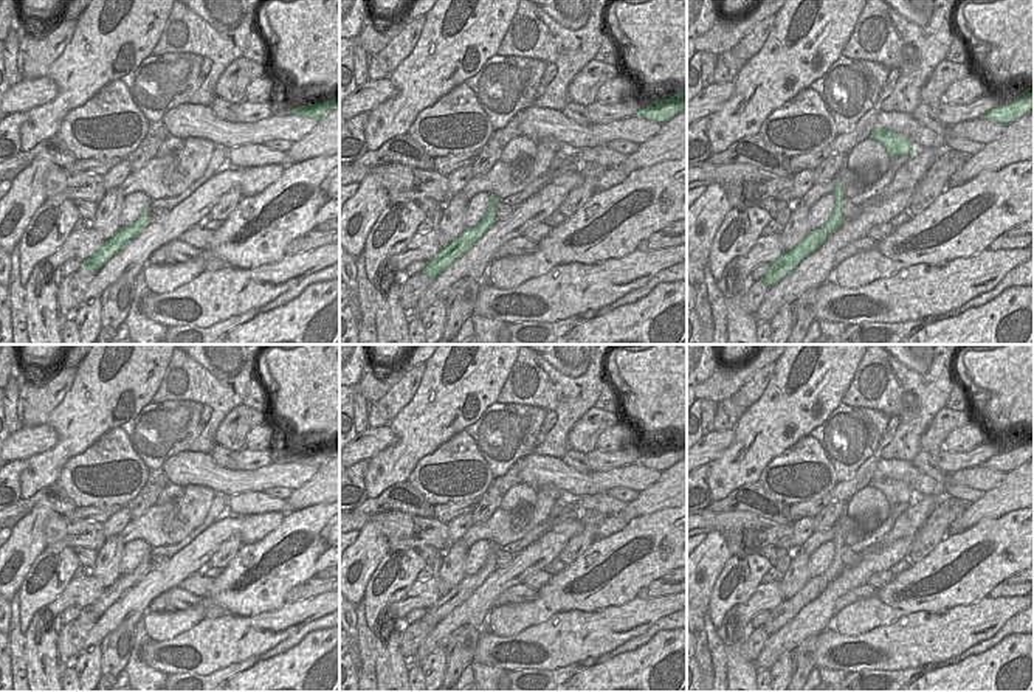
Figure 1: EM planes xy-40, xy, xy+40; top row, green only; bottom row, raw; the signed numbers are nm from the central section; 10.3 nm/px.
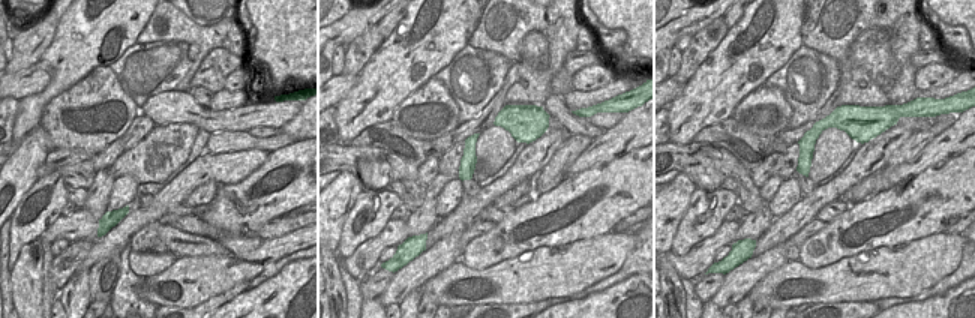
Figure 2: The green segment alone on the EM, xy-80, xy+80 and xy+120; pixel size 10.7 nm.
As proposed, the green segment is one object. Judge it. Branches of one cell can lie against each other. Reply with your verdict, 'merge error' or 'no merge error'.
no merge error

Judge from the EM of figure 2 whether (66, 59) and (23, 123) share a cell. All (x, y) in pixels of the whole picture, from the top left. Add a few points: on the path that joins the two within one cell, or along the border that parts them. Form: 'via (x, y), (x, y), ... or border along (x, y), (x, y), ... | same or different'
via (65, 75), (35, 107) | same

